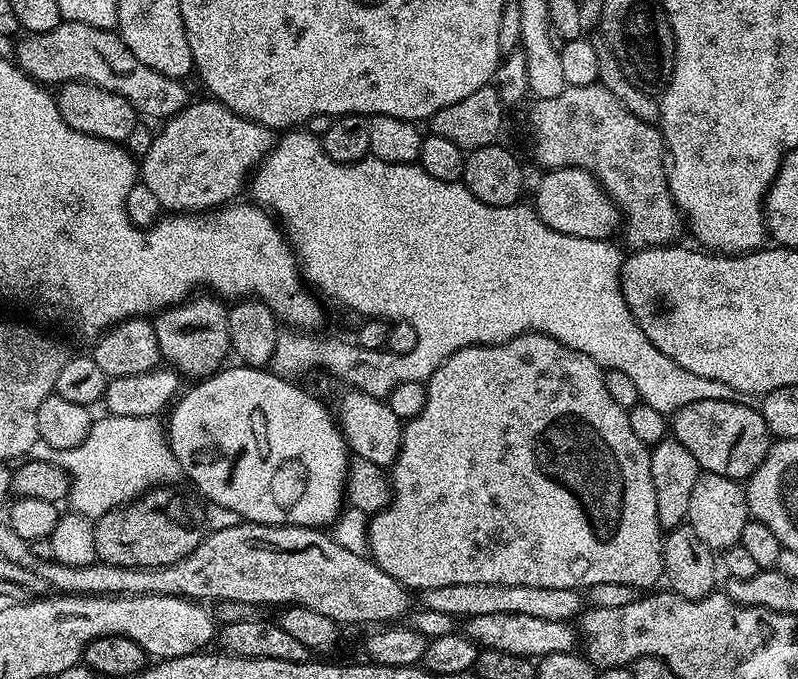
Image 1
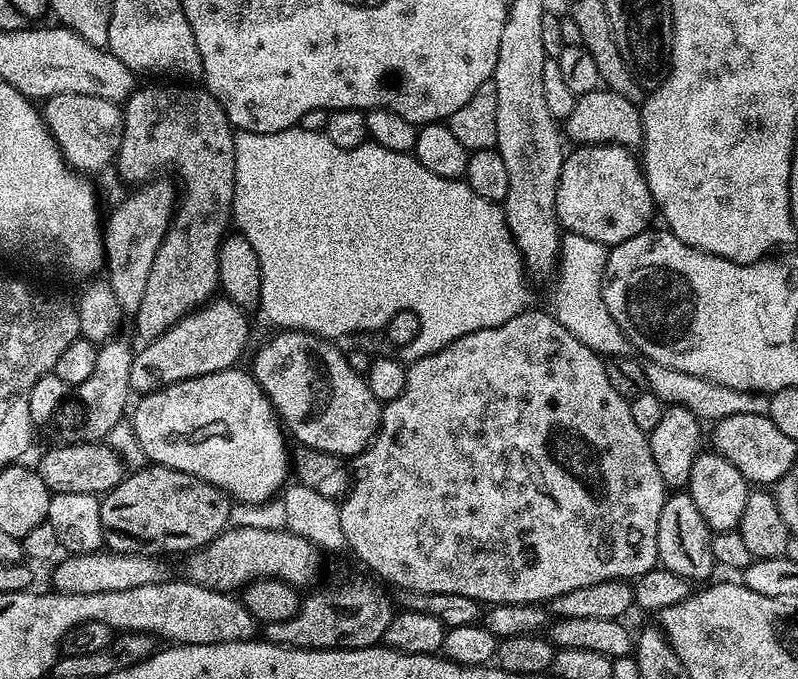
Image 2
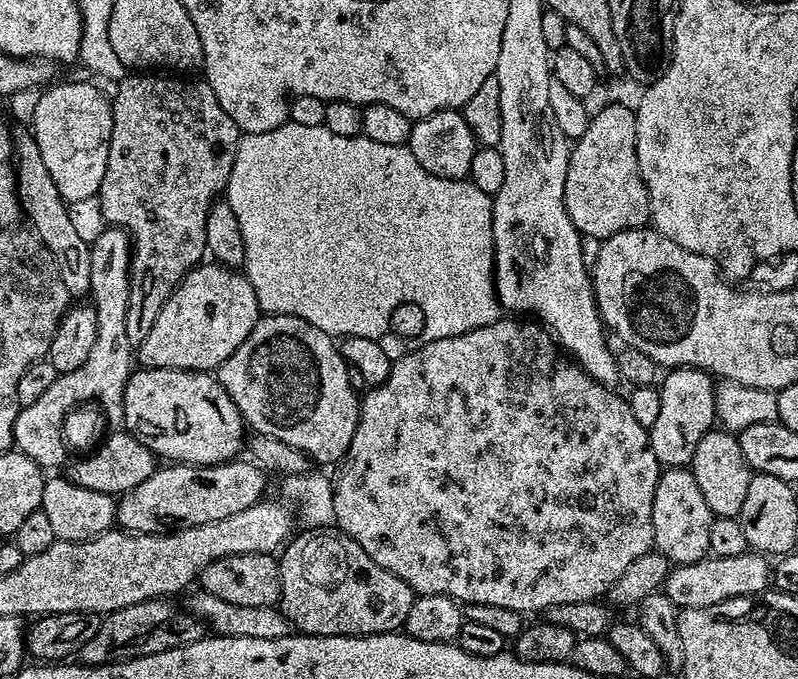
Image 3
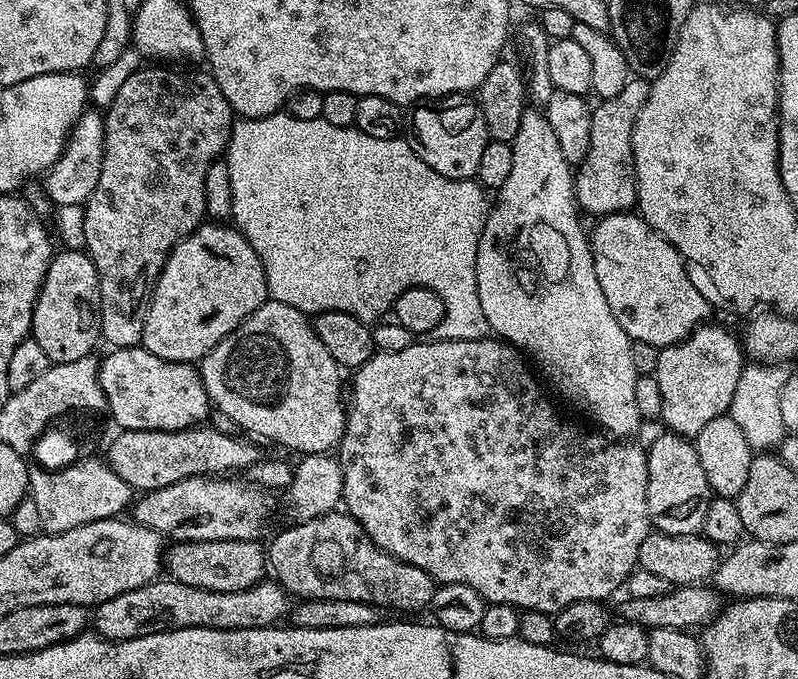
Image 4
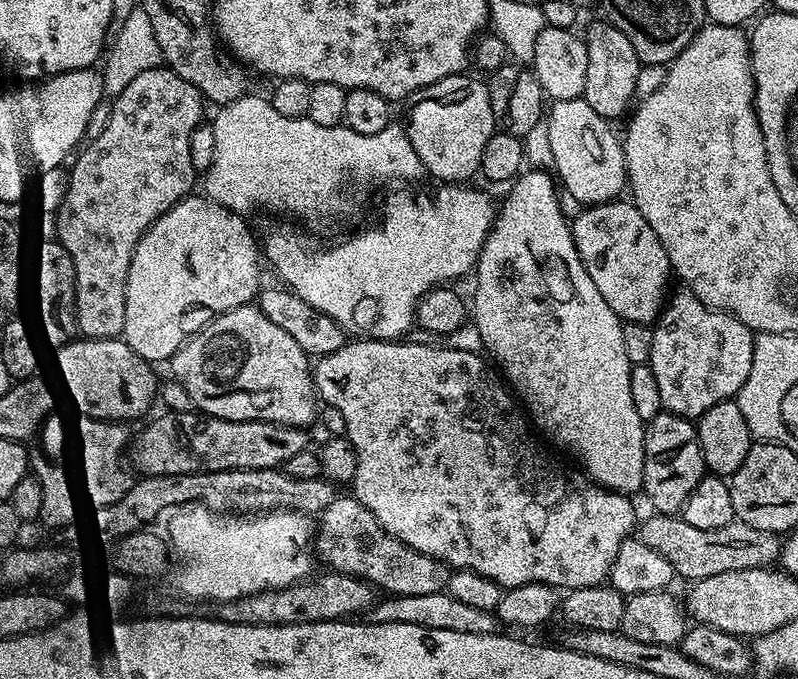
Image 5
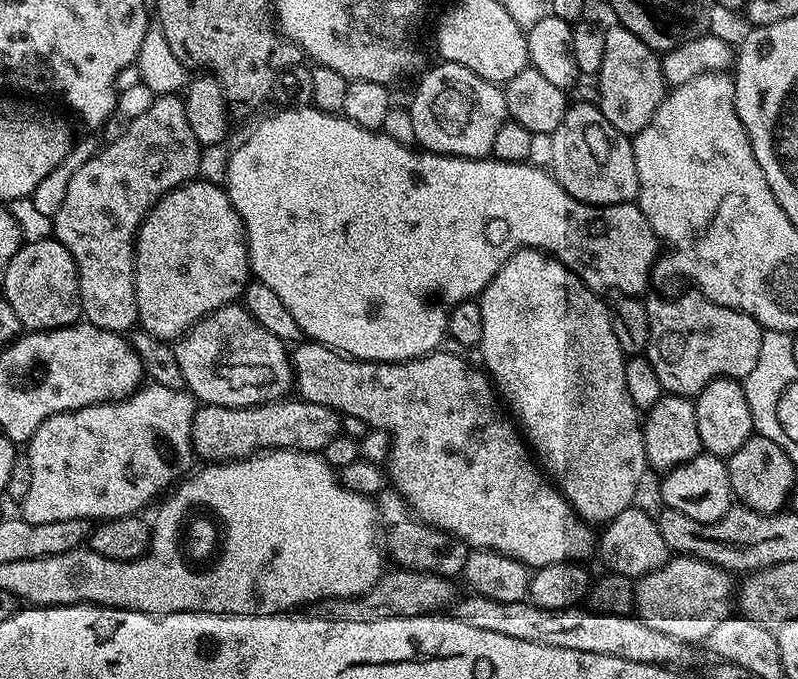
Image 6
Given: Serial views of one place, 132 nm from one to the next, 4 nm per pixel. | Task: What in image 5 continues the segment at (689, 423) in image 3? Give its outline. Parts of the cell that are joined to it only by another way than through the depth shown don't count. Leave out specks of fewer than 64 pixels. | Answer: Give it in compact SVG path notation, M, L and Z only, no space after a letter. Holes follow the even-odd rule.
M687 290L681 293L667 301L655 321L648 363L658 378L663 411L696 422L710 406L733 399L742 390L742 382L750 375L750 362L754 362L754 333L729 312L706 307Z

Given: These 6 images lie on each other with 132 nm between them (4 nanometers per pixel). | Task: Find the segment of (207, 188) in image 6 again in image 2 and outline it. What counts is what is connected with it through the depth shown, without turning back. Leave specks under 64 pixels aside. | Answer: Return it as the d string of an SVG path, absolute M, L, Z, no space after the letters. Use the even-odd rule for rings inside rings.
M213 298L196 311L183 316L166 334L143 345L133 355L130 386L133 393L147 394L190 378L221 372L233 367L248 344L248 316L233 300Z

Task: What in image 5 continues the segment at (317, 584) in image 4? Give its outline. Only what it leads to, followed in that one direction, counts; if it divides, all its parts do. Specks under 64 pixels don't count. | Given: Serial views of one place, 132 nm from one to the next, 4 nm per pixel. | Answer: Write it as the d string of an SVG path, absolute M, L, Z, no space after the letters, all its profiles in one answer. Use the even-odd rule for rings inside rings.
M337 495L325 512L319 513L318 531L314 536L314 548L333 572L347 576L357 576L373 585L385 588L385 593L393 596L406 594L434 594L447 589L450 569L440 560L430 558L391 536L384 527L358 502L355 495Z

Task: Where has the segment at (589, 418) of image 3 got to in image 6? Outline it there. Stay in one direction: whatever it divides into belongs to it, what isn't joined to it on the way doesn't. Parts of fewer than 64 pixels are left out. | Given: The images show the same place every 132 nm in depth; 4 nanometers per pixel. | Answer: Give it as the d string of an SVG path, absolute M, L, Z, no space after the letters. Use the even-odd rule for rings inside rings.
M300 342L290 352L294 388L298 393L299 399L318 402L322 406L330 406L345 417L353 416L354 419L368 424L364 426L367 426L369 429L380 428L392 437L392 449L386 461L386 476L390 481L391 487L395 488L402 499L404 499L405 505L409 509L412 507L416 511L413 512L415 519L424 521L431 528L449 532L450 535L464 541L469 549L488 548L491 552L501 552L518 562L522 562L529 570L550 566L554 562L566 562L567 560L573 562L587 561L587 556L591 552L593 555L594 549L598 544L593 529L587 523L578 519L576 511L573 510L568 499L560 493L555 483L550 482L549 477L542 471L519 427L506 415L505 409L498 399L498 393L493 381L479 367L476 369L470 361L463 360L462 357L455 356L452 352L444 351L437 350L431 352L428 356L420 356L416 360L400 360L396 364L379 364L373 360L354 360L351 356L344 356L341 352L336 352L333 348L328 348L324 344Z

